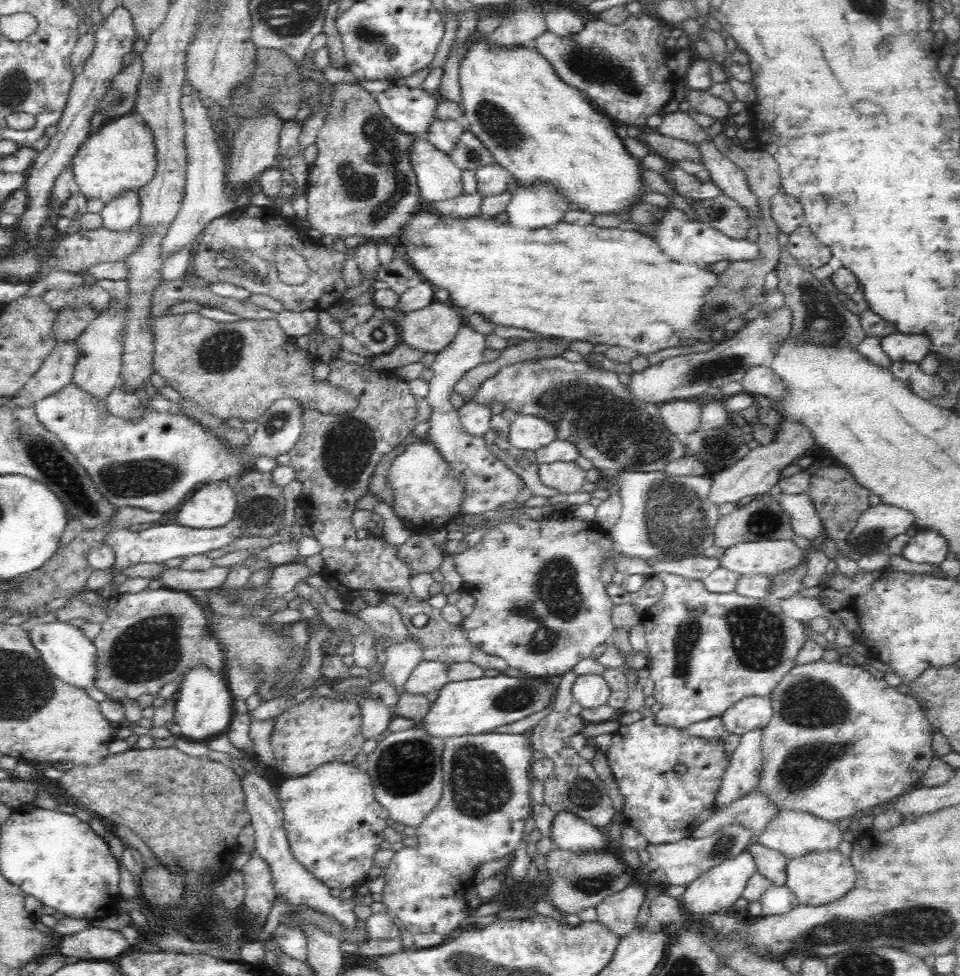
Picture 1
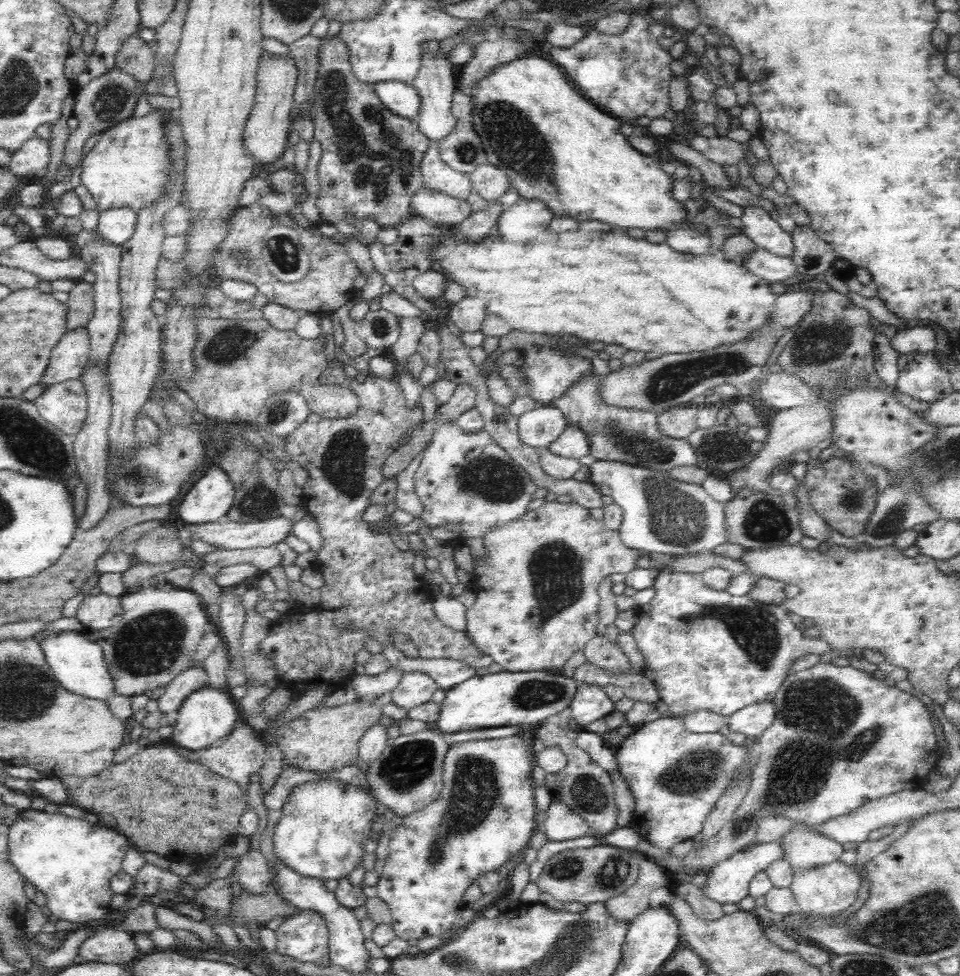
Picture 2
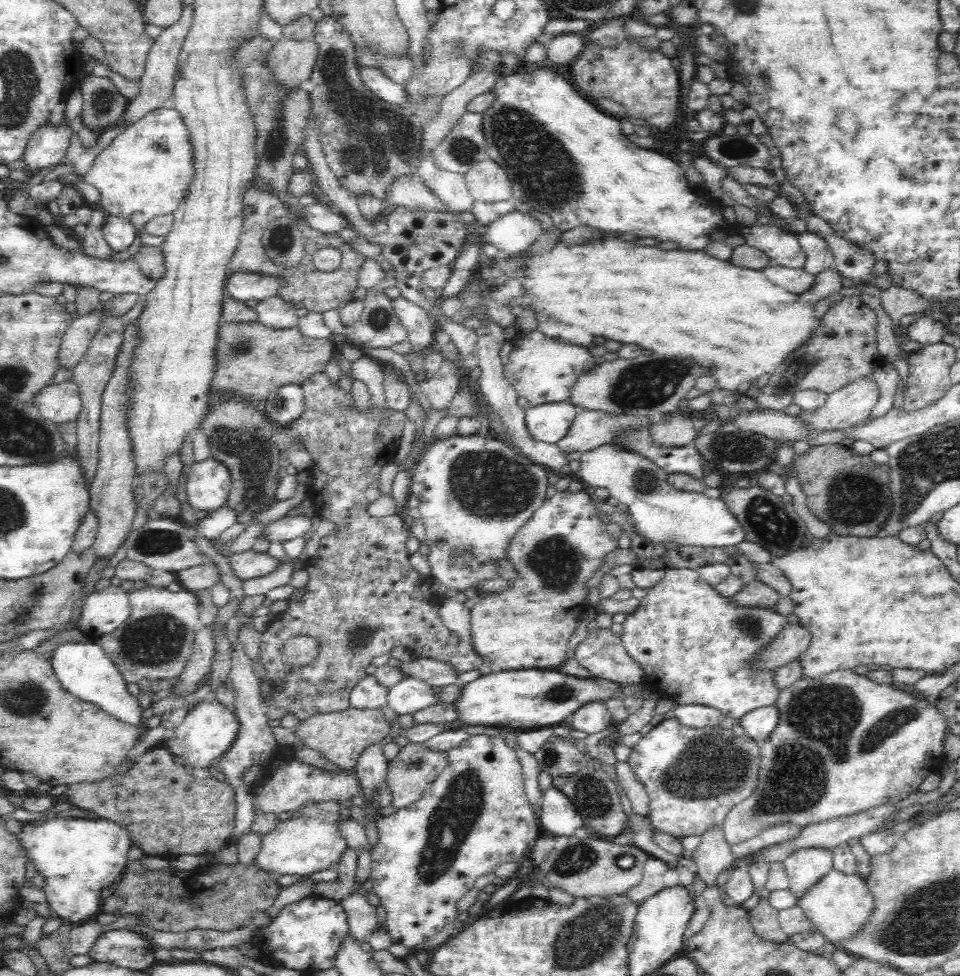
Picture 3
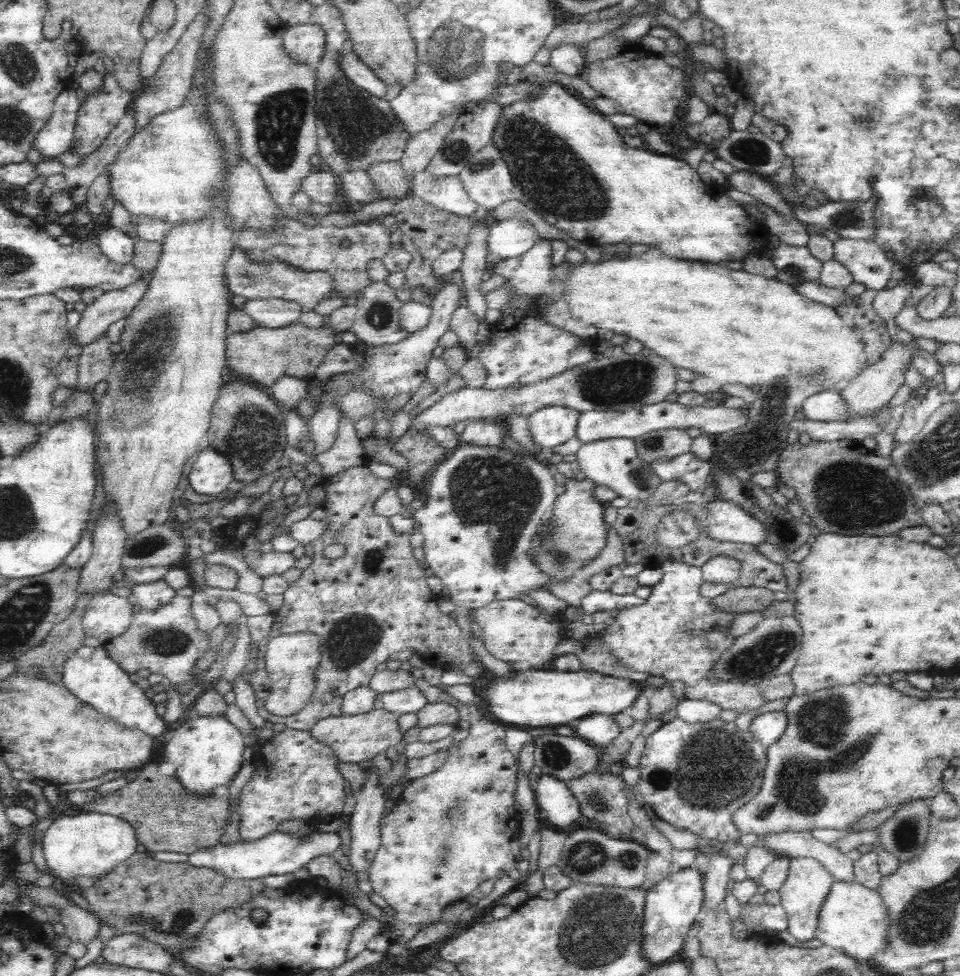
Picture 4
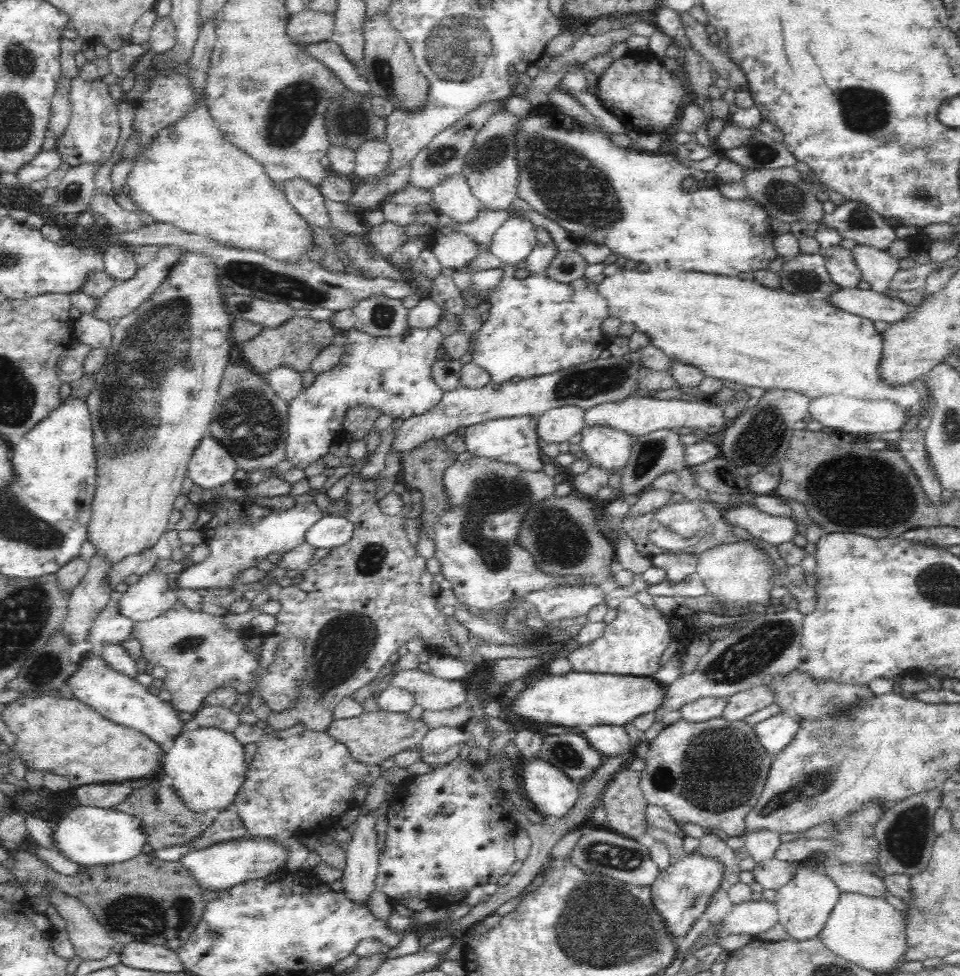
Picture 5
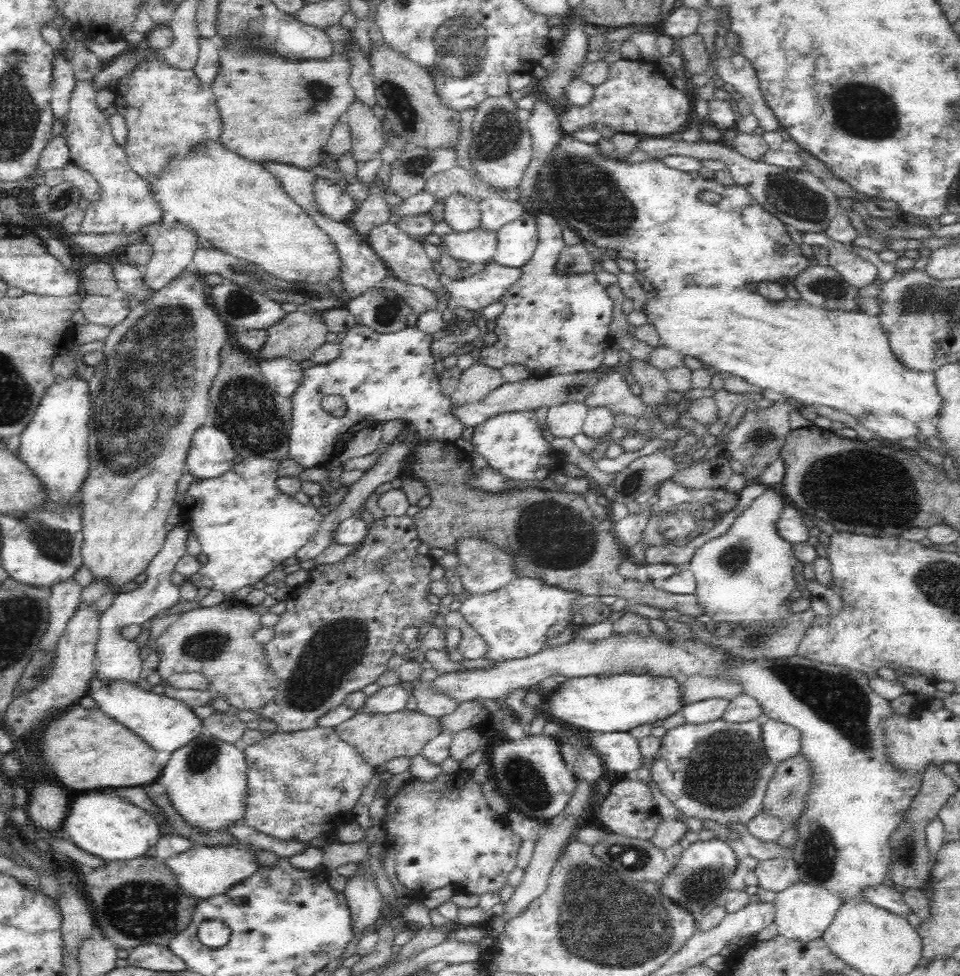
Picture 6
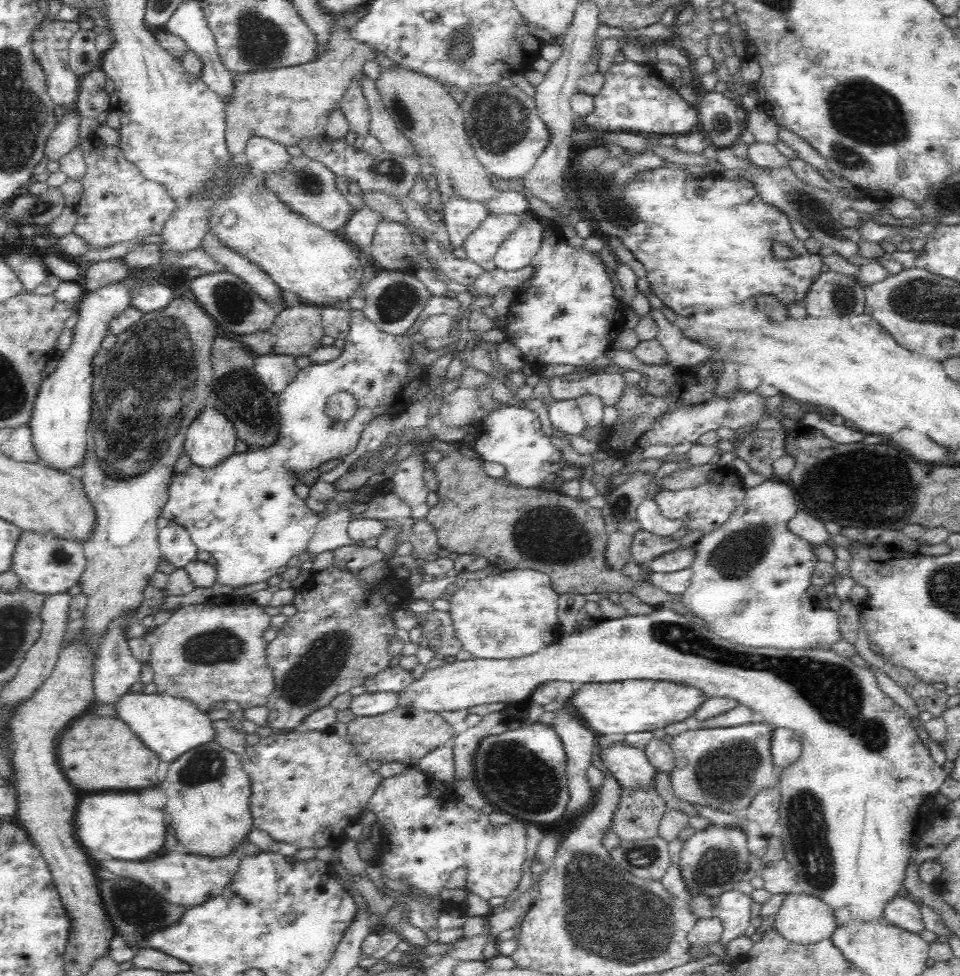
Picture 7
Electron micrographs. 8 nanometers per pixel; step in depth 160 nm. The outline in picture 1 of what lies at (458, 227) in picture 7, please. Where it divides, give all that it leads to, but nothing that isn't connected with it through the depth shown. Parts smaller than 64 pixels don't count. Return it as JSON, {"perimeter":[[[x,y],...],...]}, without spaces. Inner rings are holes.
{"perimeter":[[[424,138],[413,144],[411,163],[424,203],[463,194],[462,171],[448,154],[434,148]]]}

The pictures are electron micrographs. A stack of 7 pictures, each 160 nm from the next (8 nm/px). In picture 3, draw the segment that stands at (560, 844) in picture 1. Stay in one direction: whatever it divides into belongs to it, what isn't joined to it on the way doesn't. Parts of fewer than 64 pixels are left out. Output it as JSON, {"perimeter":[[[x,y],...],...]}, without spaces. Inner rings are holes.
{"perimeter":[[[550,786],[543,793],[540,805],[539,824],[542,833],[558,836],[572,836],[576,828],[584,826],[585,821],[576,811],[564,793]]]}

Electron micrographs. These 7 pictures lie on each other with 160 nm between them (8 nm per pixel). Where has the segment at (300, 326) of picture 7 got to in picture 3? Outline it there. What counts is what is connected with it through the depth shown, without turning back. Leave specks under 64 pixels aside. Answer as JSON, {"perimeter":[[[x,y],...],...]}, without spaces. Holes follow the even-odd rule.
{"perimeter":[[[257,321],[250,324],[226,324],[222,322],[216,351],[217,367],[212,380],[212,393],[226,392],[235,398],[263,403],[268,396],[288,384],[300,385],[313,375],[323,373],[333,359],[335,342],[329,338],[308,338],[298,326],[285,330],[267,328]]]}

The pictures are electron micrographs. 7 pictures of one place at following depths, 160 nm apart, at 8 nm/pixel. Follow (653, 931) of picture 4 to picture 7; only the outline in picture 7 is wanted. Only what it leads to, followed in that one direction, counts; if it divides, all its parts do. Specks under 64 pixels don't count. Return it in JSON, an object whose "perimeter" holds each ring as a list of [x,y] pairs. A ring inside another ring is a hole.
{"perimeter":[[[708,824],[704,830],[696,830],[685,840],[678,866],[685,888],[689,892],[703,892],[714,897],[728,889],[736,888],[738,882],[747,878],[750,856],[748,837],[742,828]]]}

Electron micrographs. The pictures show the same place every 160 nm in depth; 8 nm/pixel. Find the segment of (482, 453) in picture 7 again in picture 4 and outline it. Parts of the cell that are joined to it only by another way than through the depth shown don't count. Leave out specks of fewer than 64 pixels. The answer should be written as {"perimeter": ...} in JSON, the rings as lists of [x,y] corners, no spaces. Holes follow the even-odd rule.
{"perimeter":[[[490,420],[474,421],[466,424],[459,440],[462,445],[506,450],[503,439],[505,434],[508,434],[506,424],[501,425]]]}

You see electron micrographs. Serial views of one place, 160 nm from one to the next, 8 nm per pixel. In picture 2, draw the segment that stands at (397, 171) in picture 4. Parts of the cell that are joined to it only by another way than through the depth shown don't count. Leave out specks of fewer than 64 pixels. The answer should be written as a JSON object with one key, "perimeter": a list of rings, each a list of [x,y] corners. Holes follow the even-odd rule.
{"perimeter":[[[420,186],[416,192],[412,192],[410,208],[413,214],[430,218],[436,224],[453,228],[473,213],[467,201],[458,200],[425,186]]]}

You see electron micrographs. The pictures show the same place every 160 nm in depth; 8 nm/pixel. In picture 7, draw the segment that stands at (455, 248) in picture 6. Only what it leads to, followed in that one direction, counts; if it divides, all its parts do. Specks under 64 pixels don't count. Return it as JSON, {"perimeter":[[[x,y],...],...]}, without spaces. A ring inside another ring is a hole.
{"perimeter":[[[531,211],[522,214],[489,214],[464,242],[468,259],[487,274],[496,272],[493,257],[500,245],[524,223],[536,221]]]}

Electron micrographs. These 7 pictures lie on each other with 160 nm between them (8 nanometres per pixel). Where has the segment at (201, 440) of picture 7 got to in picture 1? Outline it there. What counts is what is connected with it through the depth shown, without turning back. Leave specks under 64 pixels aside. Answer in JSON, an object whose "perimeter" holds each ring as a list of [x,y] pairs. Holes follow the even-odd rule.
{"perimeter":[[[212,480],[200,487],[182,504],[177,513],[179,526],[217,528],[234,518],[237,496],[227,480]]]}

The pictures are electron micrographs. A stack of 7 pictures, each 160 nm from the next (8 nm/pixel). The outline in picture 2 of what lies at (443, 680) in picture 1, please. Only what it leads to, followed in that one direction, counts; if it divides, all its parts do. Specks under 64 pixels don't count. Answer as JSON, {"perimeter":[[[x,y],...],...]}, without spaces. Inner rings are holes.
{"perimeter":[[[426,673],[403,674],[400,682],[391,690],[391,702],[408,712],[430,702],[438,689],[434,680]]]}

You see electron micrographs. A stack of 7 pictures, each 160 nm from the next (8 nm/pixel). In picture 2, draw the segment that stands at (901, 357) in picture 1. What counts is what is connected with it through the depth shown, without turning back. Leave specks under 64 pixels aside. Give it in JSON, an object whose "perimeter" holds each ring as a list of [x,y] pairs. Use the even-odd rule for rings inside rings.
{"perimeter":[[[926,326],[898,330],[891,340],[891,346],[899,354],[928,352],[936,348],[936,334],[933,329]]]}

